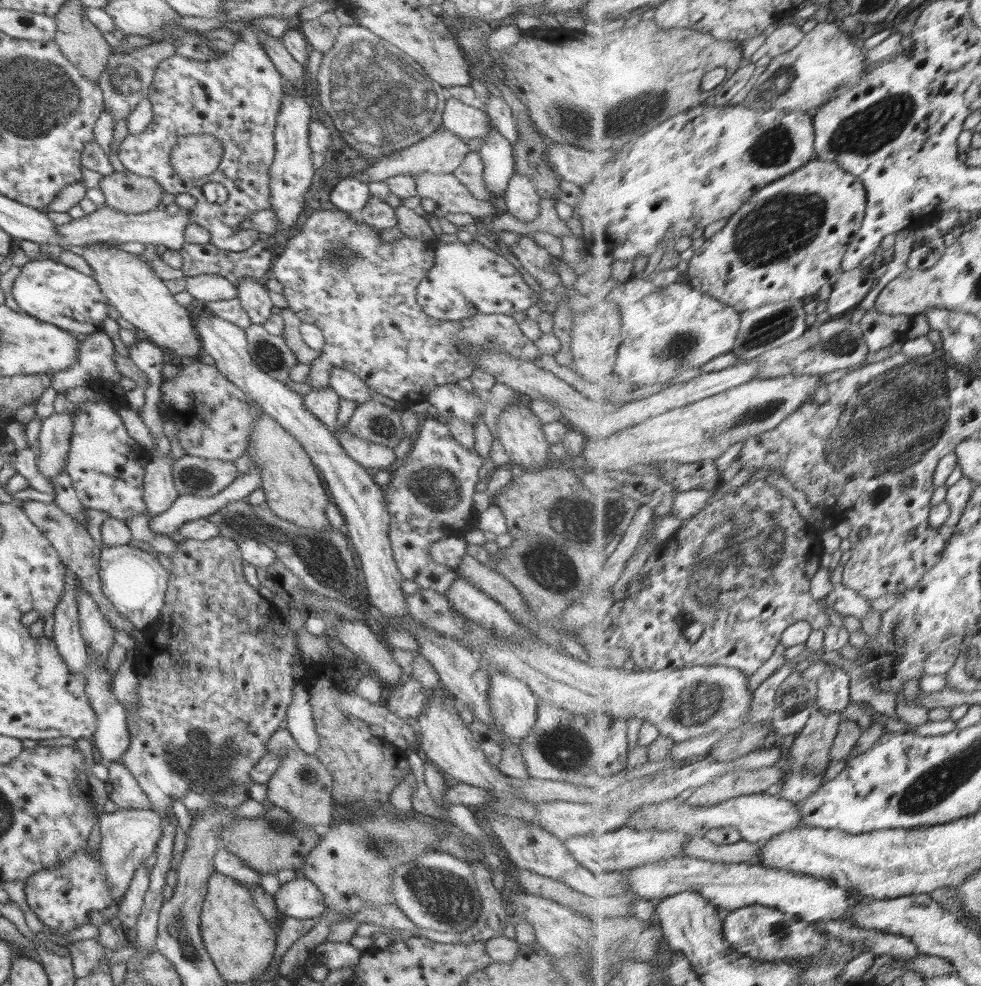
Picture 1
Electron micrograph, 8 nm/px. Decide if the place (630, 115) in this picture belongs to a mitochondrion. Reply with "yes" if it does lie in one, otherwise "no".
yes

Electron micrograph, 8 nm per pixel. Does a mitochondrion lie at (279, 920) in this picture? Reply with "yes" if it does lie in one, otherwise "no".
no

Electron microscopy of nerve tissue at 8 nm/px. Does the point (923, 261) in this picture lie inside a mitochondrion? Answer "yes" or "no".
no

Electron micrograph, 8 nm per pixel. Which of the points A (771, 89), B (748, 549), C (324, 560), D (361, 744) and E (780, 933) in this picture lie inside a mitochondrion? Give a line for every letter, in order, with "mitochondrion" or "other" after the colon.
A: mitochondrion
B: mitochondrion
C: mitochondrion
D: other
E: mitochondrion

